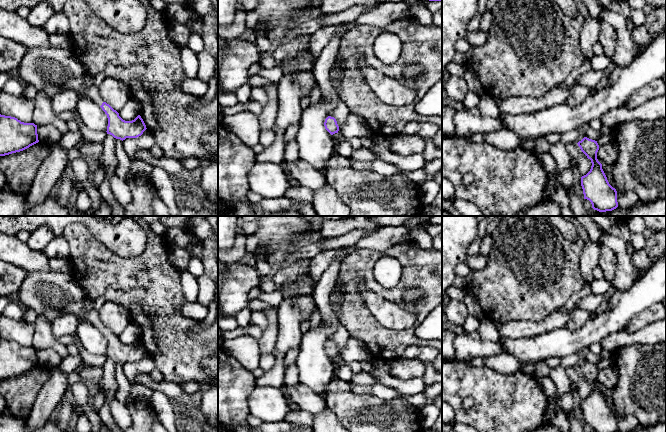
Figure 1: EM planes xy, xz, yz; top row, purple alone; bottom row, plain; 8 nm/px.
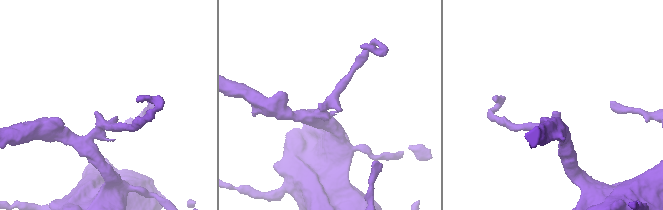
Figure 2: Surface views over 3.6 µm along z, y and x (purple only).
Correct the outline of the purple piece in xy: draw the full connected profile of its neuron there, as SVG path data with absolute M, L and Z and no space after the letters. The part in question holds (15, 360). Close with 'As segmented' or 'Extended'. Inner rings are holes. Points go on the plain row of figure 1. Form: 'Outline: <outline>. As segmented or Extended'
Outline: M0 338L0 380L23 375L38 366L37 349Z. As segmented

